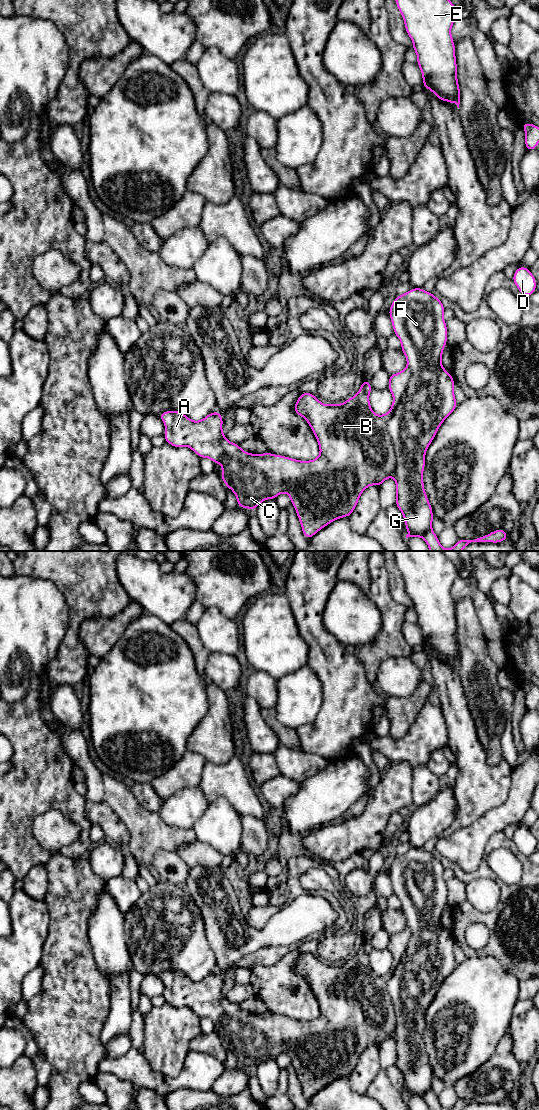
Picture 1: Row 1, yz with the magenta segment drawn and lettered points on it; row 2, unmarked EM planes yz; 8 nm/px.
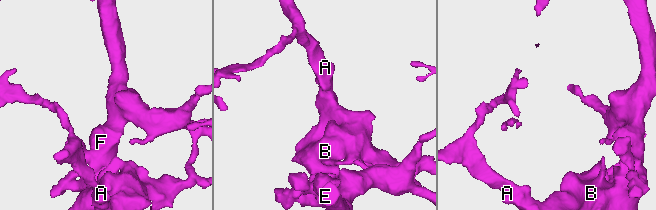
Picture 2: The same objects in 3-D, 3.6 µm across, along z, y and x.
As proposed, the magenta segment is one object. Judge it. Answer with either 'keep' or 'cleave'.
keep

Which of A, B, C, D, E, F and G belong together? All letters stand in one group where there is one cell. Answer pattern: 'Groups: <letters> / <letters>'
Groups: A B C D E F G

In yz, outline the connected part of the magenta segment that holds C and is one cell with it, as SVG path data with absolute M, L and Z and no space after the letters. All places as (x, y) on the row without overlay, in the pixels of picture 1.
M412 848L393 860L388 872L394 894L401 901L401 910L407 919L407 927L399 933L389 935L388 949L393 955L393 963L385 975L379 976L373 972L369 962L372 946L370 941L365 939L358 953L341 964L325 965L310 952L304 952L297 958L298 961L293 970L308 982L319 1004L320 1014L314 1020L301 1021L283 1015L274 1015L268 1011L264 1014L251 1014L242 1010L239 1004L229 1002L225 997L222 991L223 978L218 971L209 973L200 981L192 981L180 971L169 970L161 973L159 978L166 988L165 1001L176 1008L187 1006L200 1018L210 1018L214 1024L220 1023L223 1030L221 1038L236 1055L237 1065L240 1068L249 1068L253 1072L261 1062L276 1059L280 1053L287 1053L297 1072L303 1095L308 1099L334 1080L349 1077L368 1046L381 1047L388 1037L392 1037L396 1043L395 1065L402 1072L405 1087L408 1090L406 1098L422 1097L429 1106L429 1110L462 1110L471 1103L505 1101L508 1099L508 1094L501 1088L485 1096L459 1099L453 1108L444 1109L438 1101L438 1096L432 1090L434 1077L423 1043L425 1014L441 984L458 966L453 951L454 938L443 928L441 922L444 906L447 904L444 870L440 859L423 848Z

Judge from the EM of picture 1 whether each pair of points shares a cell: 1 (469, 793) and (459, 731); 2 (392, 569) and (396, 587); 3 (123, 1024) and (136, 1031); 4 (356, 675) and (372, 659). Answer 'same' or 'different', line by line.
1: same
2: same
3: different
4: different

